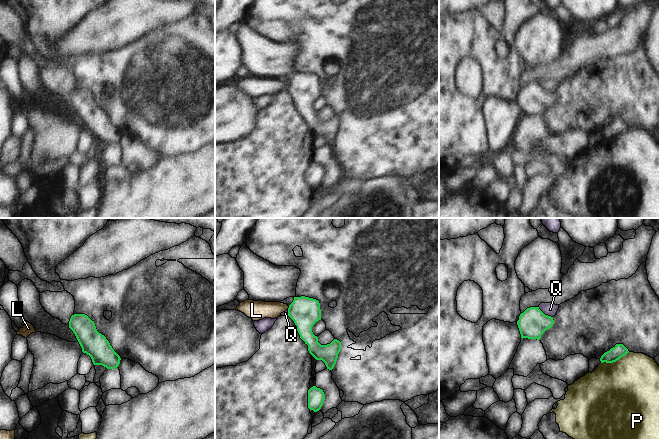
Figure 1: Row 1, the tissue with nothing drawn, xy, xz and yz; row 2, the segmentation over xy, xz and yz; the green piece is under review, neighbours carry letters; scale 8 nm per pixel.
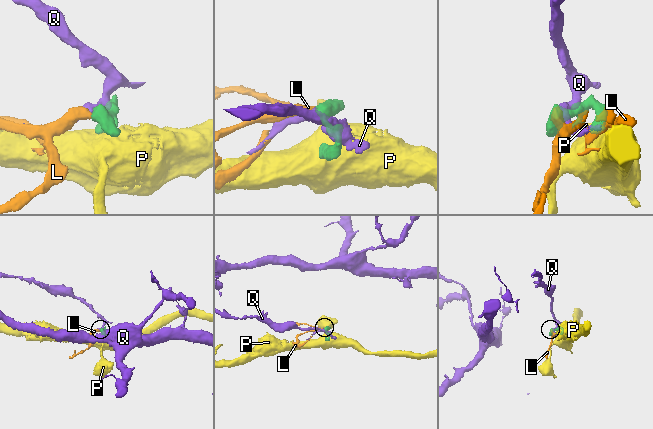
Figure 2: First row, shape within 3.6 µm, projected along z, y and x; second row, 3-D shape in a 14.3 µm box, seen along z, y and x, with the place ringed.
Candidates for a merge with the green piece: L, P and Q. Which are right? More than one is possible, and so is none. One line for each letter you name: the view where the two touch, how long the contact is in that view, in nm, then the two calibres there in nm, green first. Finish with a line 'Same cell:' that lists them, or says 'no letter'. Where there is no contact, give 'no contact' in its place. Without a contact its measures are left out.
L: meets green in xz; contact 30 nm long; 240 nm thick on the green side, 160 nm on the other
Same cell: L

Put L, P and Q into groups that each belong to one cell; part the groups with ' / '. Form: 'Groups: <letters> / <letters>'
Groups: L / P / Q.

